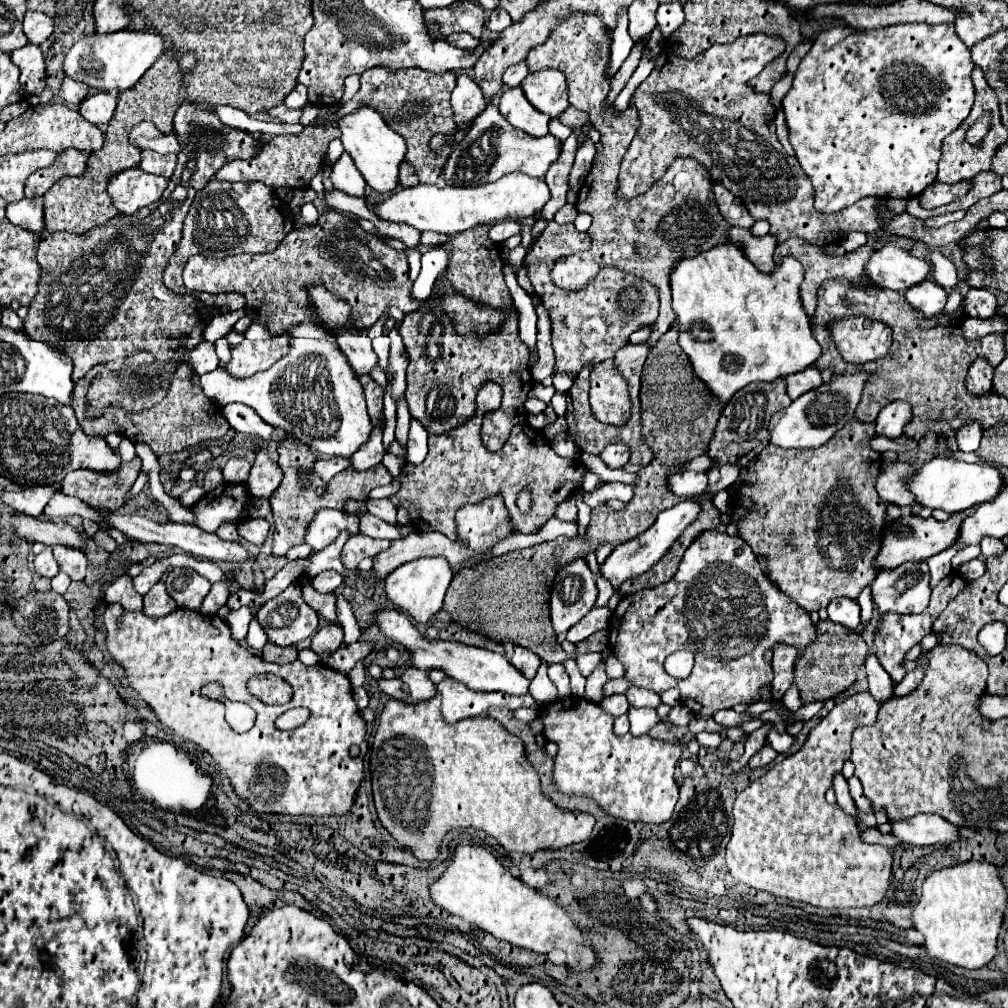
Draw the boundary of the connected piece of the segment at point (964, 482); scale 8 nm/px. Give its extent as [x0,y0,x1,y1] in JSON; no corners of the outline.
[910,458,1004,514]

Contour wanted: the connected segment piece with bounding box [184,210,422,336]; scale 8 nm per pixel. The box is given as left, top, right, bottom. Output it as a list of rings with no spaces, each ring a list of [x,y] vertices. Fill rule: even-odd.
[[[328,210],[324,212],[318,222],[310,228],[302,230],[292,230],[284,242],[274,252],[266,254],[240,254],[240,256],[226,256],[226,258],[212,258],[212,256],[192,256],[188,264],[184,266],[184,286],[192,292],[238,292],[244,294],[246,298],[246,316],[253,322],[266,326],[270,334],[278,336],[284,334],[288,328],[298,326],[298,324],[318,324],[320,316],[314,306],[308,306],[308,288],[310,286],[324,286],[330,294],[338,296],[350,306],[350,322],[354,328],[370,328],[380,314],[384,312],[386,306],[398,306],[402,312],[412,312],[420,308],[422,304],[414,302],[410,298],[412,284],[408,280],[408,260],[406,252],[398,252],[390,246],[386,246],[378,236],[366,234],[362,226],[354,220],[348,218],[342,212]],[[296,294],[306,294],[306,300],[298,300]]]

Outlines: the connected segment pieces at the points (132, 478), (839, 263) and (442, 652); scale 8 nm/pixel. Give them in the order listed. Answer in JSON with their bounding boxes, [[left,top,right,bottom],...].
[[60,456,142,510],[774,238,876,320],[372,608,530,696]]

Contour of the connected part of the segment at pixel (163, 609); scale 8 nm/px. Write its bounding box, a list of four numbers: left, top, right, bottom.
[144,582,176,616]

